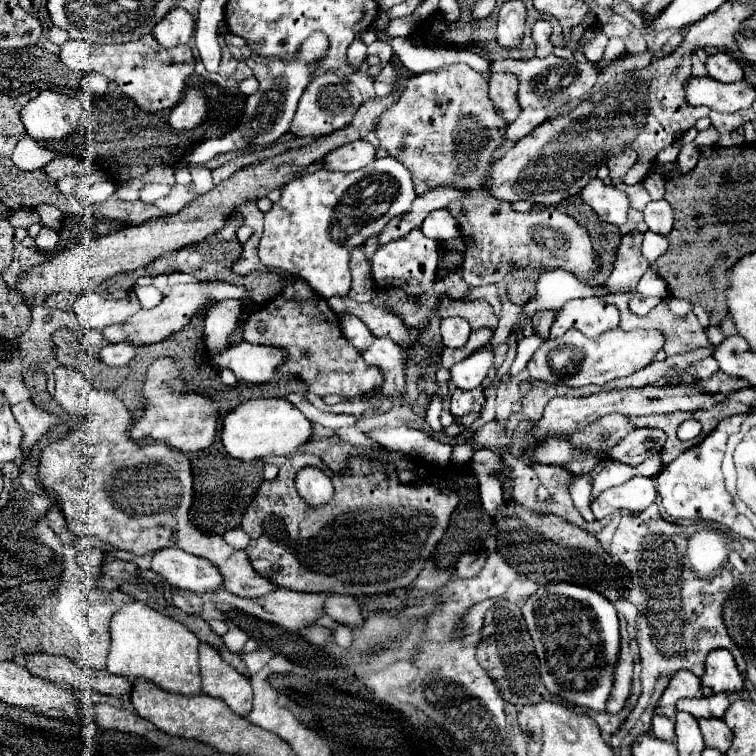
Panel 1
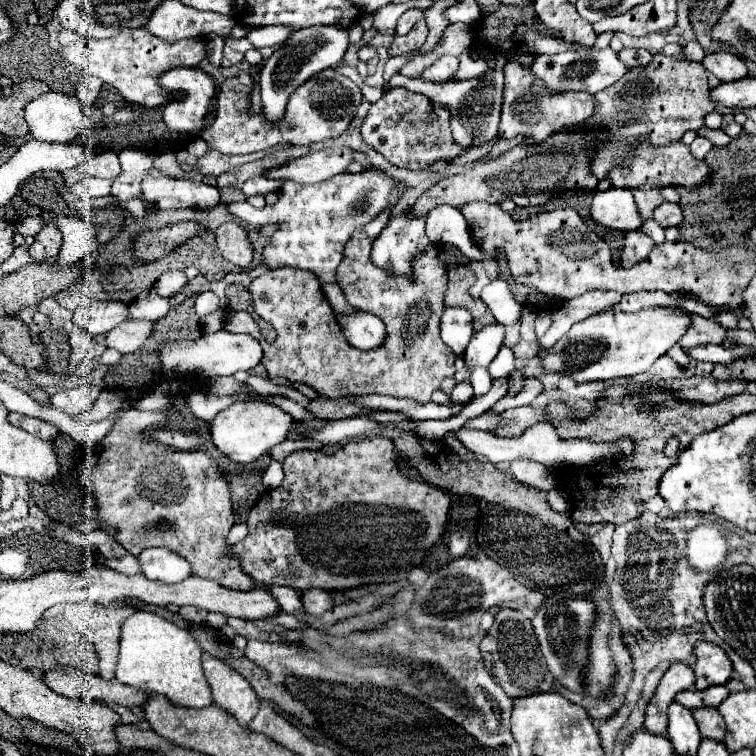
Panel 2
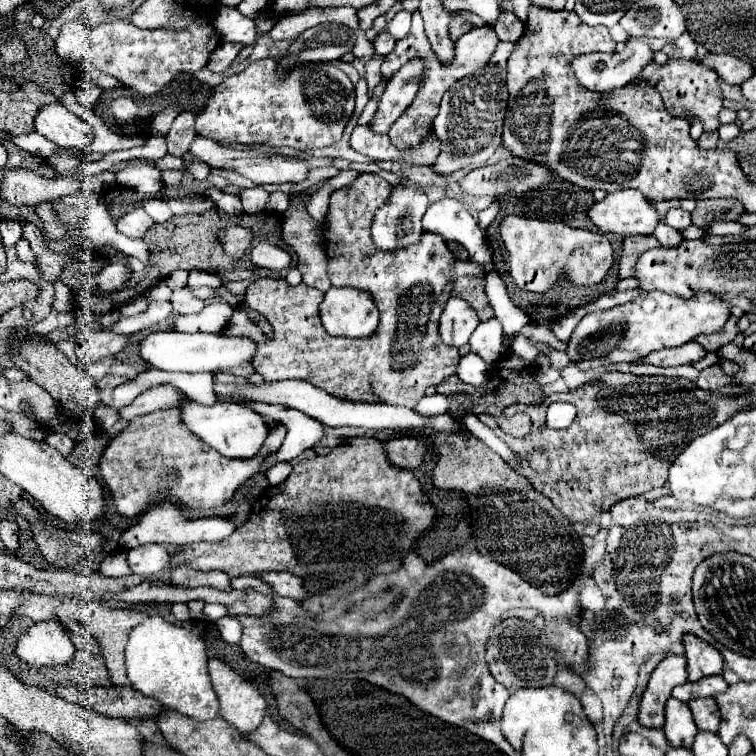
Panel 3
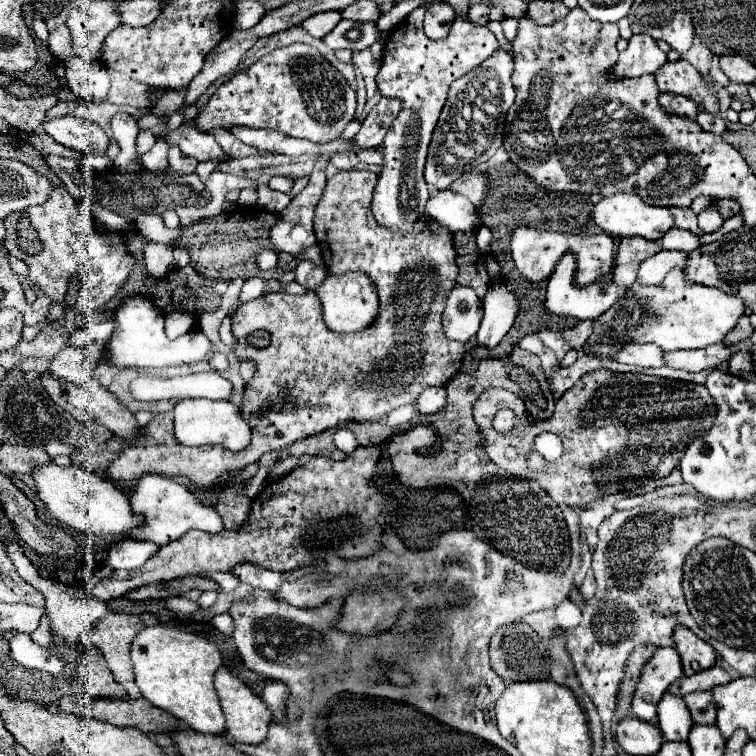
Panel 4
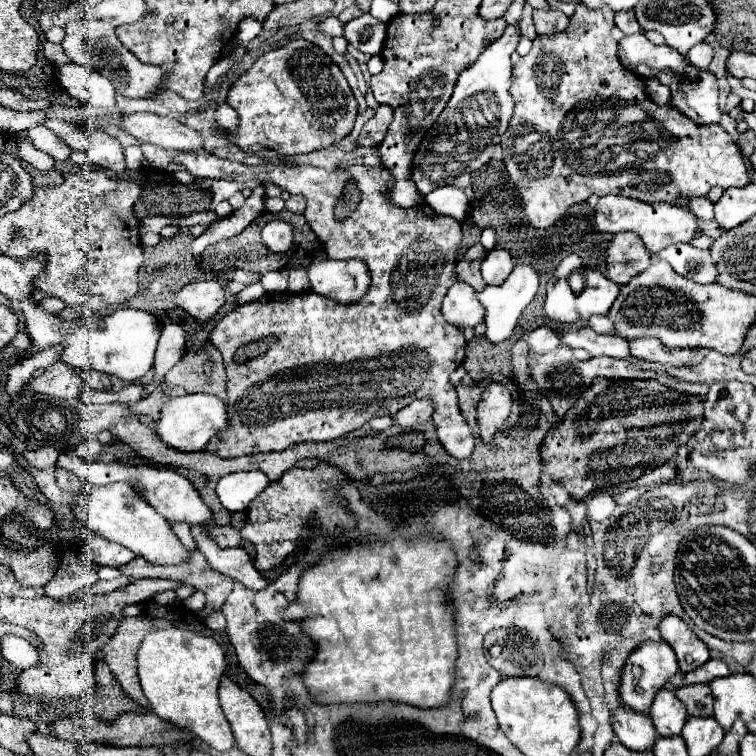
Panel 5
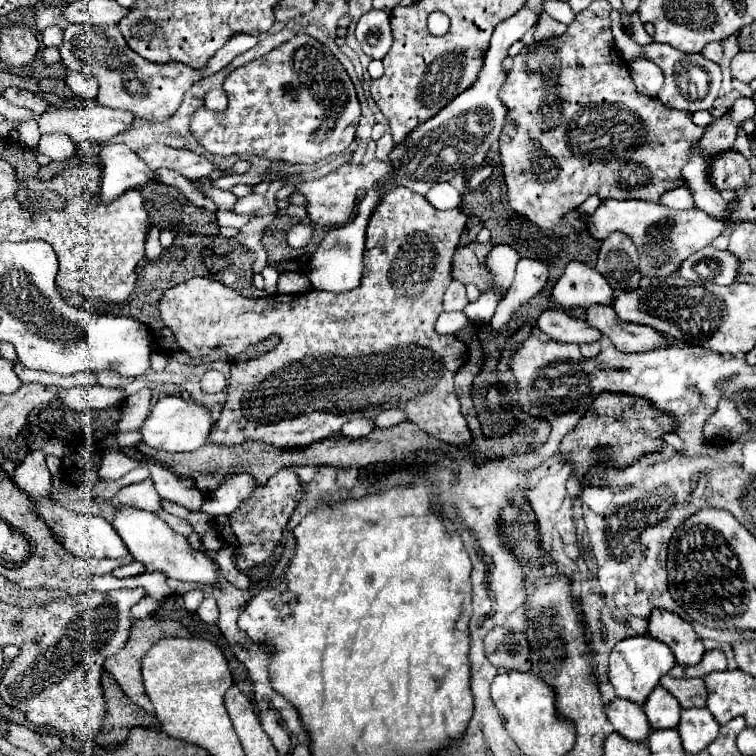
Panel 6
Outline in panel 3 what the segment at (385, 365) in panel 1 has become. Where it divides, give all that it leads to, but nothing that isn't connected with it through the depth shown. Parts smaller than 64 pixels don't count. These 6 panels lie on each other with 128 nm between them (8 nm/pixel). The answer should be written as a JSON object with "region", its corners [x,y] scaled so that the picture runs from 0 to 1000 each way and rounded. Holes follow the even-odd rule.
{"region":[[[439,378],[423,402],[423,421],[439,444],[481,447],[500,431],[500,407],[487,384]]]}

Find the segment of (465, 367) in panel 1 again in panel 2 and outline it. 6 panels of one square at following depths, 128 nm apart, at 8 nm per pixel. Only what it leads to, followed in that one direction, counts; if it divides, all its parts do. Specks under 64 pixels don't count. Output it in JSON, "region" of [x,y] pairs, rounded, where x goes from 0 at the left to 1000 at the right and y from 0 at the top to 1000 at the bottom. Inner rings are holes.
{"region":[[[651,429],[627,439],[614,466],[616,484],[646,484],[656,474],[664,455],[667,455],[667,431],[661,429]],[[603,508],[603,513],[595,521],[595,532],[601,534],[619,534],[627,526],[627,516],[622,508]]]}

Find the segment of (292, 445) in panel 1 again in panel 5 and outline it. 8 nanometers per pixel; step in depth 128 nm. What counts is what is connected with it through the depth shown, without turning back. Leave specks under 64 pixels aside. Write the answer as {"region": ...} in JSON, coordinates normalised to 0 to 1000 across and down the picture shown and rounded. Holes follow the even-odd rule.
{"region":[[[246,521],[246,524],[233,524],[225,526],[214,542],[212,553],[204,561],[206,577],[225,593],[233,593],[238,598],[265,598],[272,593],[275,582],[286,574],[294,571],[296,563],[302,563],[299,556],[299,534],[278,521]]]}

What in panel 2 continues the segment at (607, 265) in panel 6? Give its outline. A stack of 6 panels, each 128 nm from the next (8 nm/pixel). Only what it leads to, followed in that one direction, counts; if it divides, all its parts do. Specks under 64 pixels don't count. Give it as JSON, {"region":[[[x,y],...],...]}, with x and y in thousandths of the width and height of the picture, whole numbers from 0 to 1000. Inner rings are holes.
{"region":[[[831,307],[828,310],[828,323],[823,331],[823,352],[833,354],[839,349],[844,349],[847,344],[852,344],[852,339],[857,339],[857,333],[865,328],[865,317],[860,312],[854,312],[852,307]]]}

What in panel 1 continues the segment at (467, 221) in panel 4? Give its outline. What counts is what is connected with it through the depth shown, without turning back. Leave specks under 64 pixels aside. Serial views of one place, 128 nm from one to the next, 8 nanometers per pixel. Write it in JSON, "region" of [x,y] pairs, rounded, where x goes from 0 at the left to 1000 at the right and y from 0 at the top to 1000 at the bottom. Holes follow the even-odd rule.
{"region":[[[577,278],[569,280],[566,288],[558,294],[558,307],[579,320],[590,320],[598,315],[608,315],[606,294],[593,278]]]}

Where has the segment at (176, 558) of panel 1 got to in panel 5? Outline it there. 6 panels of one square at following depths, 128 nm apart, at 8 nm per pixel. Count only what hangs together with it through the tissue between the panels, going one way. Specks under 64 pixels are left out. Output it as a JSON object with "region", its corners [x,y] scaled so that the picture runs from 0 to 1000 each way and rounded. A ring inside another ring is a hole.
{"region":[[[122,704],[116,709],[114,725],[119,725],[119,733],[130,749],[161,749],[180,738],[180,733],[175,733],[169,725],[164,725],[153,717],[146,717],[127,704]]]}

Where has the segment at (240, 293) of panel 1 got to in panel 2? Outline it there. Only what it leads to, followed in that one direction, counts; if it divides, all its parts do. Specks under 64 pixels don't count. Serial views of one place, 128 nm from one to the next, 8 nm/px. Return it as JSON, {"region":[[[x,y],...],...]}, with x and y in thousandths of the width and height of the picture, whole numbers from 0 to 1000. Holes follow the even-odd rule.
{"region":[[[164,423],[159,431],[153,431],[151,437],[140,439],[140,442],[130,442],[124,444],[124,450],[140,460],[151,460],[159,468],[172,468],[180,466],[190,450],[198,444],[204,426],[183,426],[183,423]]]}

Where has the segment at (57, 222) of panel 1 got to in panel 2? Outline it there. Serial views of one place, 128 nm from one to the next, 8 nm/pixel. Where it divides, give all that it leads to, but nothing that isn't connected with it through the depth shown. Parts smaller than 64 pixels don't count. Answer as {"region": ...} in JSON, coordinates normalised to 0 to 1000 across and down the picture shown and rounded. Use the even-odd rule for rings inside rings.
{"region":[[[71,296],[58,299],[45,315],[48,315],[48,320],[37,328],[37,333],[40,333],[40,339],[45,344],[61,347],[61,344],[77,339],[77,331],[79,331],[79,323],[82,323],[82,312],[79,312],[79,307],[77,307],[77,302]]]}

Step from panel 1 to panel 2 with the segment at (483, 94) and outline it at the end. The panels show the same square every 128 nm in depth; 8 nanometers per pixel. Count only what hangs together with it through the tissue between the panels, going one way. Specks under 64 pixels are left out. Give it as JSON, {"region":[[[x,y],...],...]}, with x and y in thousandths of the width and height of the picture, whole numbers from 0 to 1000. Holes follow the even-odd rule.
{"region":[[[585,74],[582,79],[577,79],[566,93],[561,93],[558,103],[569,106],[569,108],[590,108],[595,106],[598,95],[606,90],[606,77],[603,74]],[[516,116],[500,135],[492,138],[489,148],[479,159],[476,175],[487,193],[492,193],[500,204],[505,204],[526,222],[561,228],[561,222],[571,214],[582,209],[601,209],[611,198],[598,185],[593,159],[593,146],[577,140],[577,135],[561,124],[548,124],[537,116]]]}

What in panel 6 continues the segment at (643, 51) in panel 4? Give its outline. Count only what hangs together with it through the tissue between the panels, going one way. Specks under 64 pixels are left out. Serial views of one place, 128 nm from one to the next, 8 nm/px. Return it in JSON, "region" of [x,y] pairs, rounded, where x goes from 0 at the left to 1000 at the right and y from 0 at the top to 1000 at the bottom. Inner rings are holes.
{"region":[[[817,26],[810,29],[810,42],[812,42],[812,56],[815,56],[815,66],[820,69],[820,74],[825,74],[828,79],[833,79],[836,74],[841,74],[841,58],[839,53],[833,53],[825,42]],[[862,56],[857,61],[849,63],[854,69],[854,74],[868,82],[878,101],[881,101],[881,132],[876,132],[876,138],[881,138],[884,143],[897,143],[897,146],[907,146],[907,148],[921,148],[921,146],[939,146],[947,127],[950,127],[950,116],[952,116],[952,108],[955,108],[955,98],[952,98],[952,87],[934,79],[929,71],[910,71],[910,69],[902,69],[897,63],[889,63],[889,61],[881,61],[881,58],[870,58],[870,56]],[[910,85],[923,85],[929,87],[929,95],[934,98],[937,95],[937,122],[926,122],[923,114],[921,114],[921,106],[915,106],[910,101]]]}

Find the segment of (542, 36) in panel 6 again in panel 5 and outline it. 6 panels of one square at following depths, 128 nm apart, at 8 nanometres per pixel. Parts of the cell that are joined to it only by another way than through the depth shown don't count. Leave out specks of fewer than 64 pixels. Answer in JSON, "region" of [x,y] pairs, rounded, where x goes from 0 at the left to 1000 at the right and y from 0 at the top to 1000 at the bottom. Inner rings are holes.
{"region":[[[706,13],[706,32],[714,48],[746,42],[751,37],[751,21],[741,13]]]}

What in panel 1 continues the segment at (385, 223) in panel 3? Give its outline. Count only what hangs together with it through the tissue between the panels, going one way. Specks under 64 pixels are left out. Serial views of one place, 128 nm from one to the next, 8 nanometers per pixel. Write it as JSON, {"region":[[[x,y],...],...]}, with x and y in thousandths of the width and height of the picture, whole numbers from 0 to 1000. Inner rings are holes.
{"region":[[[548,302],[540,312],[519,317],[497,331],[492,341],[492,362],[508,384],[513,384],[513,378],[524,378],[534,386],[548,386],[556,392],[558,386],[566,386],[577,376],[577,349],[579,349],[577,320],[563,315],[556,302]]]}

